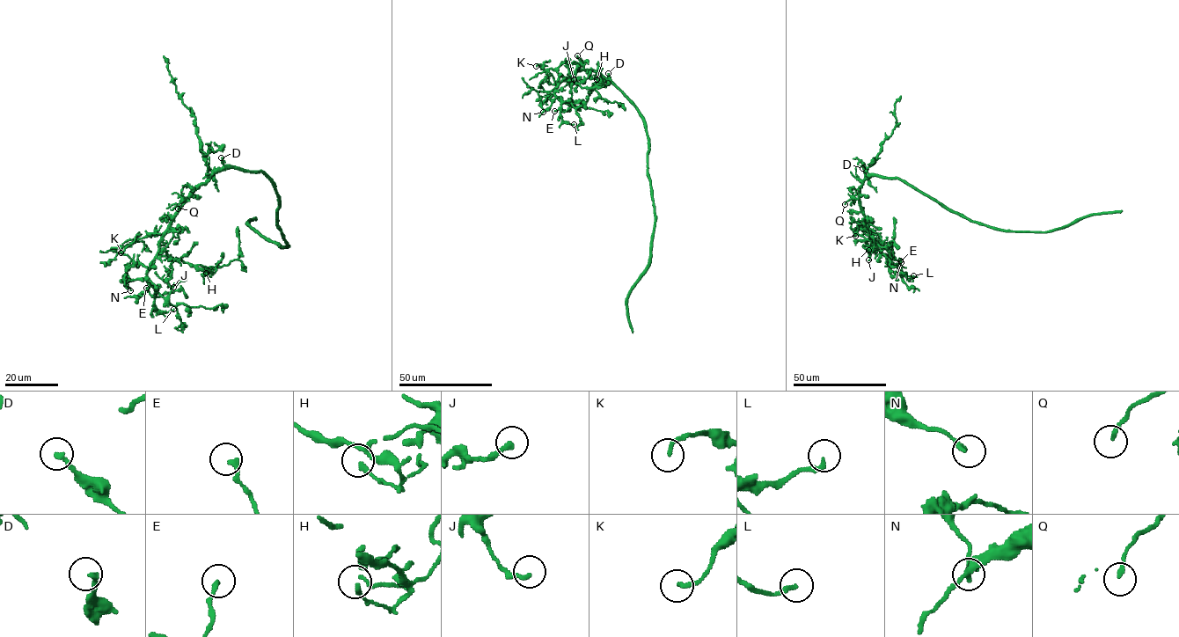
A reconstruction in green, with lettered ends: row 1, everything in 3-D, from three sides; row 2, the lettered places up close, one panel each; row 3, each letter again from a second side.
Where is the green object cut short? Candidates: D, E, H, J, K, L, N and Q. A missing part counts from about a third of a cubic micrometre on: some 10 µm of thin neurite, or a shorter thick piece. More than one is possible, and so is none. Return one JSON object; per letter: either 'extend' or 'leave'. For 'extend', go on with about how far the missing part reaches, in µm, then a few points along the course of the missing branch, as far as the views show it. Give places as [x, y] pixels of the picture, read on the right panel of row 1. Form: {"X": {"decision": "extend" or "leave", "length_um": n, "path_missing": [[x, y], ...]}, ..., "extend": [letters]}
{"D": {"decision": "extend", "length_um": 8}, "E": {"decision": "leave"}, "H": {"decision": "leave"}, "J": {"decision": "leave"}, "K": {"decision": "leave"}, "L": {"decision": "leave"}, "N": {"decision": "leave"}, "Q": {"decision": "leave"}, "extend": ["D"]}

